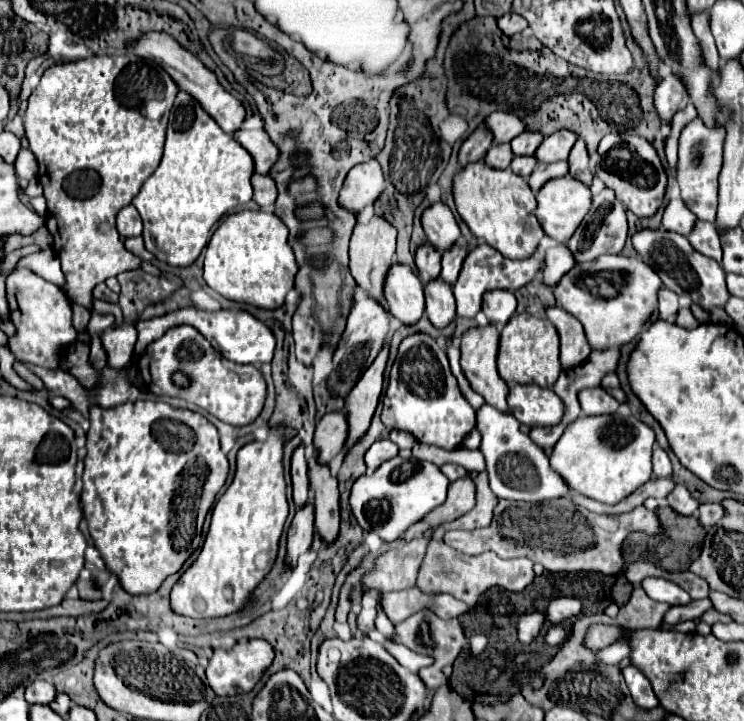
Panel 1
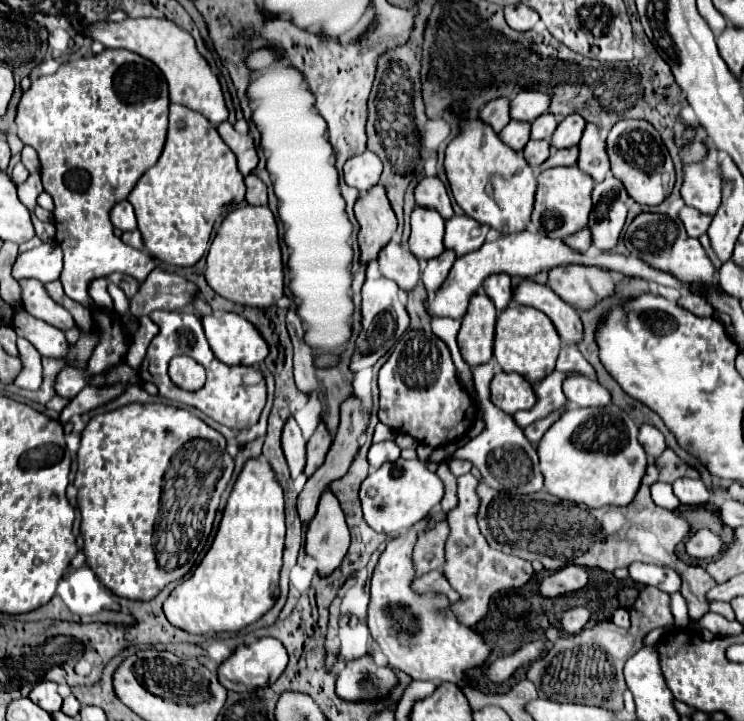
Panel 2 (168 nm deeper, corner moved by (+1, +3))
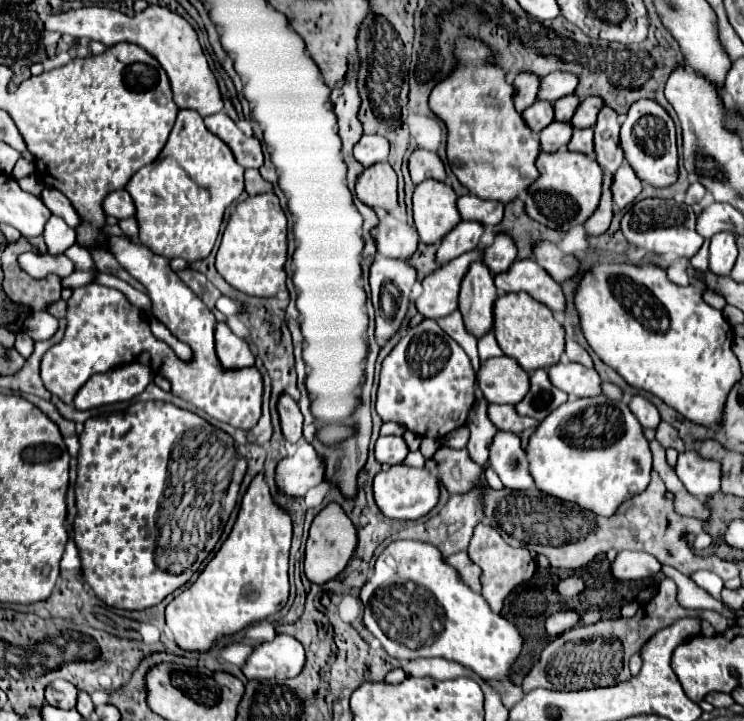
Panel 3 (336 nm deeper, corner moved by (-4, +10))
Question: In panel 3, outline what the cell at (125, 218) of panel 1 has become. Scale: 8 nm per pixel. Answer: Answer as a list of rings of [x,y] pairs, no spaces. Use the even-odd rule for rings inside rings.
[[[124,189],[108,193],[106,201],[102,205],[104,205],[104,213],[112,215],[116,219],[126,219],[126,217],[134,215],[134,203],[132,203],[128,191],[124,191]]]

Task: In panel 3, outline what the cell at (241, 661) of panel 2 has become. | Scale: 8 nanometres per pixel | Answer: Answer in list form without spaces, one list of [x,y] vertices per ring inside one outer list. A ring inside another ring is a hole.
[[[278,635],[274,641],[258,645],[248,657],[242,671],[248,679],[282,681],[296,677],[302,671],[304,663],[306,655],[302,643],[290,635]]]

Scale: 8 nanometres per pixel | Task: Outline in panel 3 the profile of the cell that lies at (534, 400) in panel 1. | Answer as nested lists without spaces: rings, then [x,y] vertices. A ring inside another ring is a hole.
[[[492,357],[476,373],[478,387],[488,403],[516,405],[528,393],[528,373],[512,357]]]

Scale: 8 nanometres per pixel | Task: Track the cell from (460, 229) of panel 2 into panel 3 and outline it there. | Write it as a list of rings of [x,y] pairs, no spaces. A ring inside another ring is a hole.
[[[474,195],[460,197],[458,209],[462,219],[480,221],[482,225],[498,225],[504,213],[504,205],[498,205],[498,201],[482,201],[480,197]]]

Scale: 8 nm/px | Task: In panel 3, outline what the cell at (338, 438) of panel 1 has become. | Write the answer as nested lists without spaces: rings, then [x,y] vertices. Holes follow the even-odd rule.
[[[300,441],[296,455],[284,457],[276,467],[276,487],[288,497],[304,497],[310,487],[324,481],[324,465],[314,447]]]

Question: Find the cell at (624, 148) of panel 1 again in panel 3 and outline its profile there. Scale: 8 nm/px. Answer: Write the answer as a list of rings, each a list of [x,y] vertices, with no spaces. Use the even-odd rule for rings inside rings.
[[[642,99],[636,101],[626,121],[622,123],[620,143],[628,163],[634,167],[642,181],[648,181],[654,187],[668,187],[678,177],[678,153],[676,153],[676,129],[672,117],[656,101]]]

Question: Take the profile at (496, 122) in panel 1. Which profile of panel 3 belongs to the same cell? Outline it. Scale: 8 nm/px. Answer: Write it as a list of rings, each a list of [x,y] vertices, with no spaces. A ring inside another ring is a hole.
[[[566,71],[550,73],[542,79],[538,99],[546,99],[546,101],[554,103],[556,99],[560,99],[564,95],[574,93],[576,87],[578,87],[578,77],[574,77],[574,73],[566,73]]]

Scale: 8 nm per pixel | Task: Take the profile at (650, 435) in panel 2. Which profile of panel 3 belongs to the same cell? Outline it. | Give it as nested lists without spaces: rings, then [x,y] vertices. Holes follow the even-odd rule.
[[[634,395],[630,399],[630,411],[636,415],[636,419],[640,421],[642,427],[650,427],[650,429],[656,429],[656,425],[660,423],[660,413],[658,409],[648,401],[644,399],[642,395]]]

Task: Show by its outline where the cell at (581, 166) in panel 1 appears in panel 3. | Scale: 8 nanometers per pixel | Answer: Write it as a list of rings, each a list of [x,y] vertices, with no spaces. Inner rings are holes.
[[[602,107],[598,113],[598,123],[594,127],[594,145],[596,145],[596,159],[602,169],[608,173],[616,173],[616,169],[624,161],[624,153],[620,147],[620,121],[618,113],[610,107]]]

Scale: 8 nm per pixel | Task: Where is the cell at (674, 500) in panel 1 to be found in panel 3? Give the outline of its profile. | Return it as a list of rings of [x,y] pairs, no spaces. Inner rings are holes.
[[[694,449],[678,455],[676,475],[684,483],[688,493],[698,499],[712,497],[720,491],[720,463],[700,457]]]

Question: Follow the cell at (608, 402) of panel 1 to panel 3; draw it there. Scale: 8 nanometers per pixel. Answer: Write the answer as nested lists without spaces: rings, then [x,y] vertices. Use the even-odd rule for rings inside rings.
[[[558,361],[548,369],[548,377],[570,397],[594,397],[602,393],[602,381],[596,369],[586,369],[584,365],[574,361]]]

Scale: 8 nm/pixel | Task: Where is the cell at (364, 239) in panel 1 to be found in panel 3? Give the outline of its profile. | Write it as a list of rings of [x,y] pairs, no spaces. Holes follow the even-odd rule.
[[[382,161],[378,165],[364,167],[364,171],[356,179],[356,195],[372,209],[376,207],[384,211],[396,209],[398,207],[396,173],[390,167],[390,163]]]

